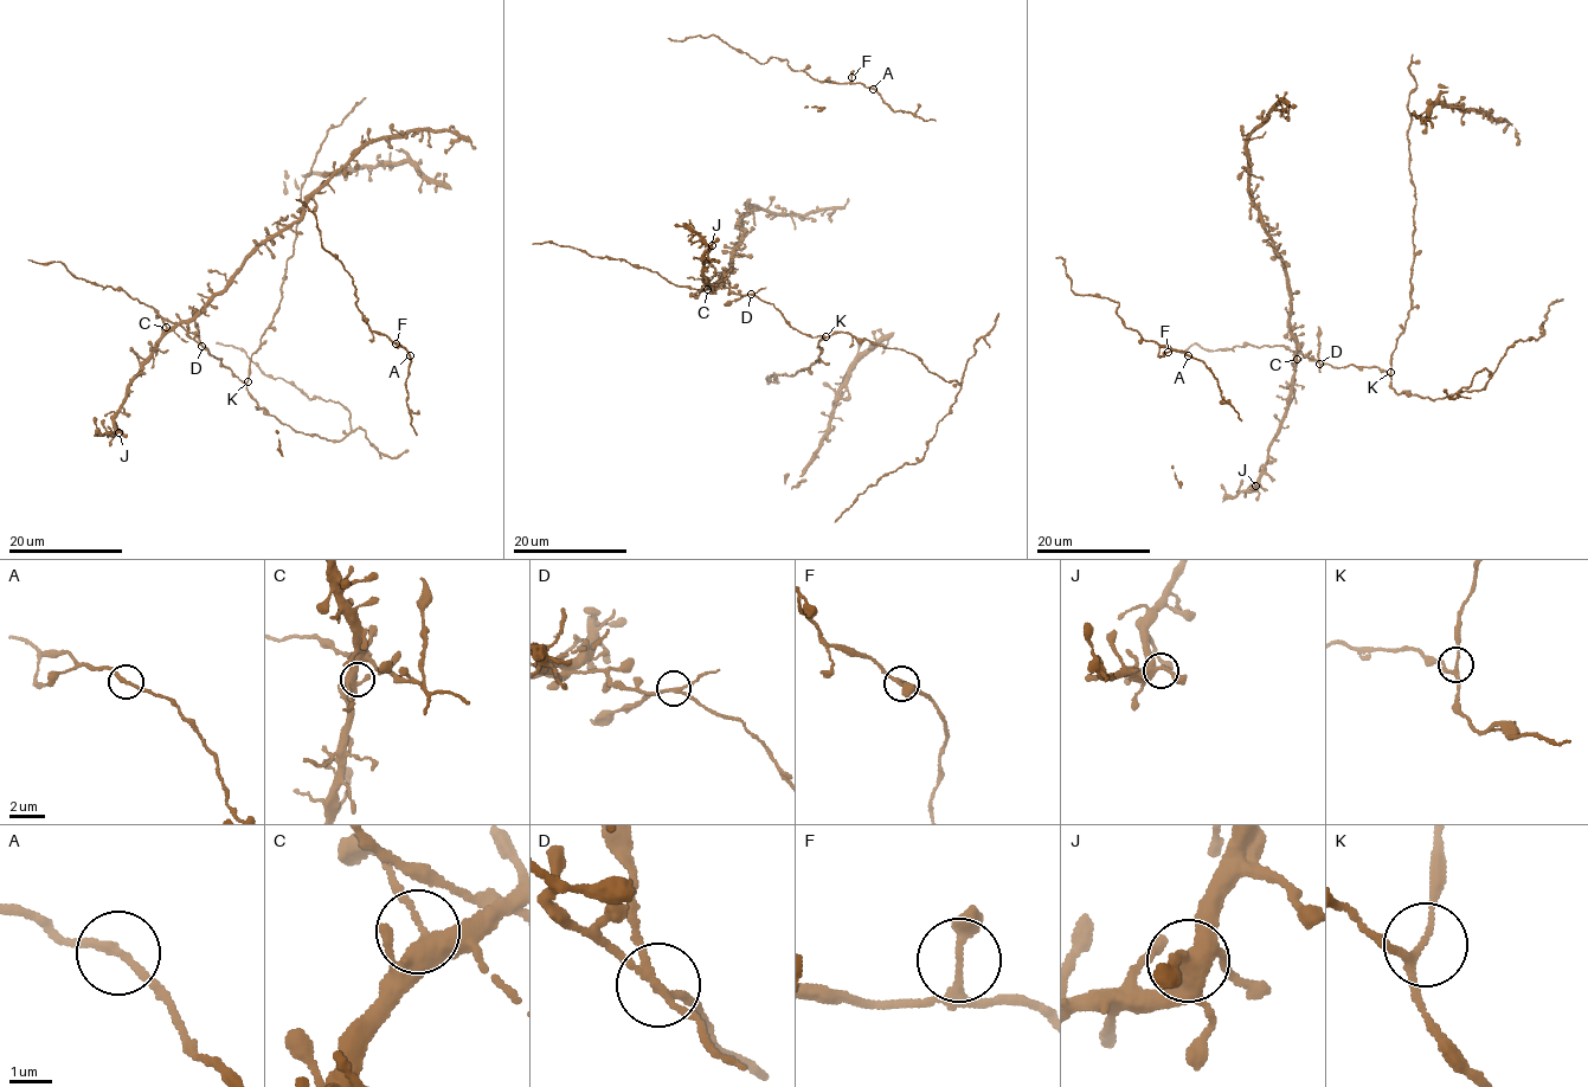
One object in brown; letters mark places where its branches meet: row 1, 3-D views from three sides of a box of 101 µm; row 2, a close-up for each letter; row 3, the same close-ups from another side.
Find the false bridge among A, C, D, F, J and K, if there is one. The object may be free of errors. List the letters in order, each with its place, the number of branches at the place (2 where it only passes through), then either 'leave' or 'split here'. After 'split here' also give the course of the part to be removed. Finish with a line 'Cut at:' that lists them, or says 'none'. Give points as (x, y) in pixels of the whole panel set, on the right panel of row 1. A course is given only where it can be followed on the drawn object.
A: at (1188, 355); 2 branches meet; leave
C: at (1297, 359); 4 branches meet; leave
D: at (1319, 364); 4 branches meet; split here; foreign part runs (1319, 364), (1317, 327)
F: at (1168, 352); 3 branches meet; leave
J: at (1255, 486); 4 branches meet; leave
K: at (1390, 372); 3 branches meet; leave
Cut at: D

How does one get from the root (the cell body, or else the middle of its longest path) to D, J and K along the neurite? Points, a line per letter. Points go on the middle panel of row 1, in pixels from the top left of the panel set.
D: (735, 293), (751, 294)
J: (735, 293), (727, 288), (709, 287), (706, 281), (704, 256), (712, 245)
K: (735, 293), (754, 295), (772, 303), (799, 332), (812, 338), (825, 336)

